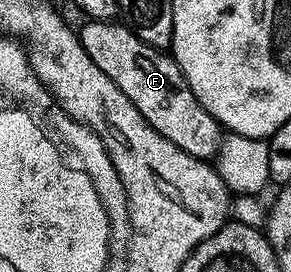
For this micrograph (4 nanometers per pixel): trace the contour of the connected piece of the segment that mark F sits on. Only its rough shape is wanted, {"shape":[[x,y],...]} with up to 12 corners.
{"shape":[[88,20],[86,56],[154,132],[215,159],[222,127],[171,53]]}

